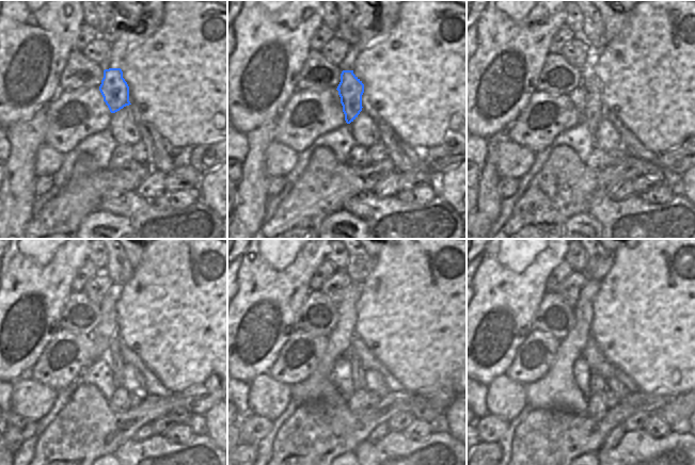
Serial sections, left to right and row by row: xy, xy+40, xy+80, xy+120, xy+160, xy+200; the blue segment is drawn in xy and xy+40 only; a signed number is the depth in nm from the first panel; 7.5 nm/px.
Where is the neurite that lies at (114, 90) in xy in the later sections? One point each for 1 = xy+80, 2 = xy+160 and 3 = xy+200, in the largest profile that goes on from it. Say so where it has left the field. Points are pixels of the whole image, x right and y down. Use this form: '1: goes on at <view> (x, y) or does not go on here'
1: goes on at xy+80 (591, 85)
2: goes on at xy+160 (358, 371)
3: goes on at xy+200 (598, 384)

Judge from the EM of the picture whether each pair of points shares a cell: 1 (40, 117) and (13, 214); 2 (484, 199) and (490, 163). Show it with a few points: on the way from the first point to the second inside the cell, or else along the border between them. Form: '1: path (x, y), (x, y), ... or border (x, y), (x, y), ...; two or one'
1: path (24, 142), (17, 190); one
2: path (487, 191), (489, 172); one

